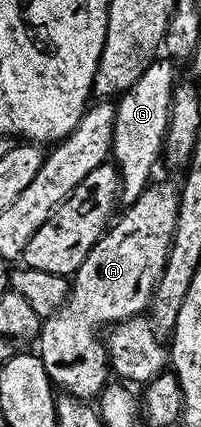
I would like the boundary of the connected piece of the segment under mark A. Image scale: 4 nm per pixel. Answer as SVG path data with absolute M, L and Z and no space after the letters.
M177 184L147 185L146 190L136 199L136 203L126 205L124 209L126 214L119 221L117 218L94 244L92 251L88 251L84 263L80 263L78 270L72 274L70 293L66 296L64 304L52 316L43 320L42 333L44 338L46 337L46 353L44 352L46 370L50 380L62 393L70 393L79 400L90 403L106 388L112 370L108 364L100 329L98 333L98 325L109 327L116 321L137 317L149 306L150 297L154 294L154 288L160 279L174 238L179 192Z

